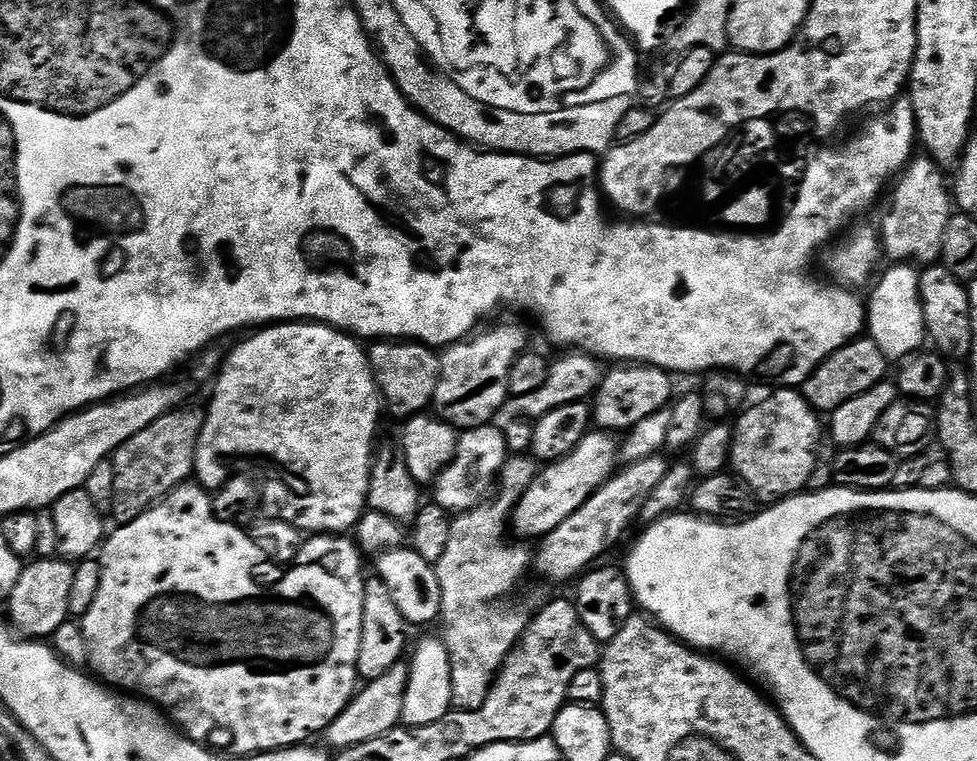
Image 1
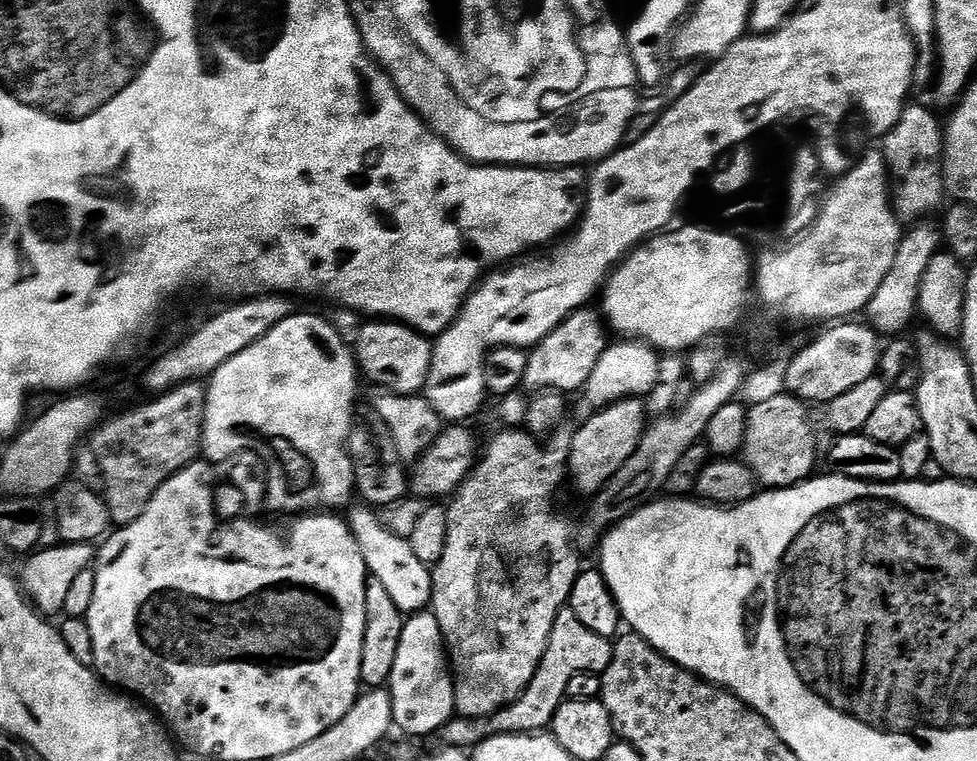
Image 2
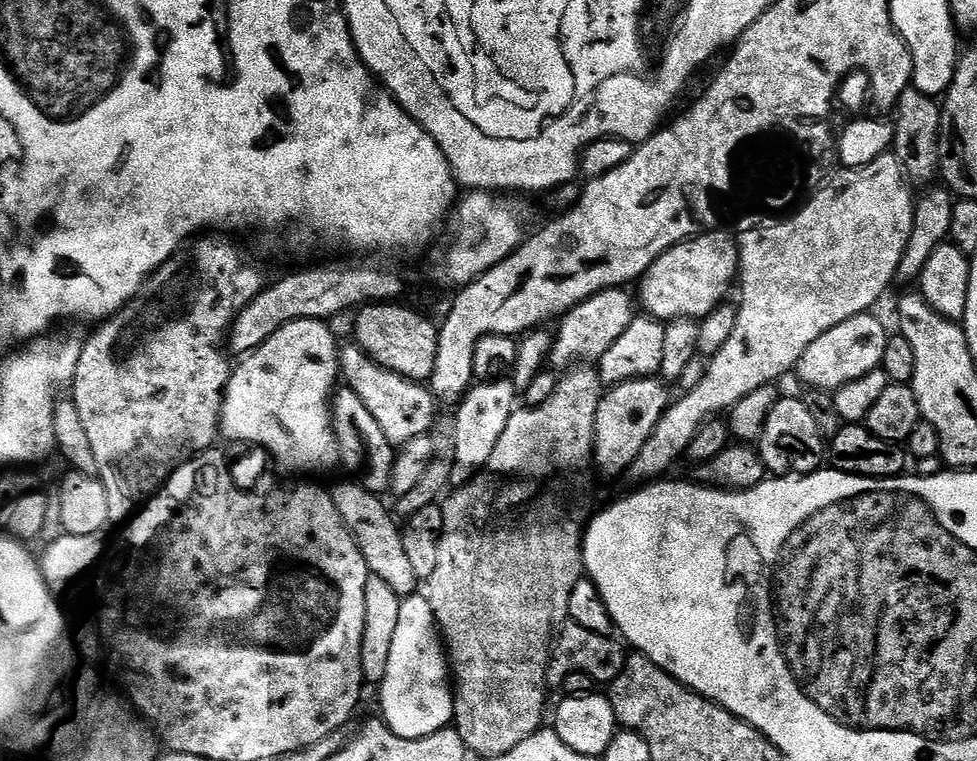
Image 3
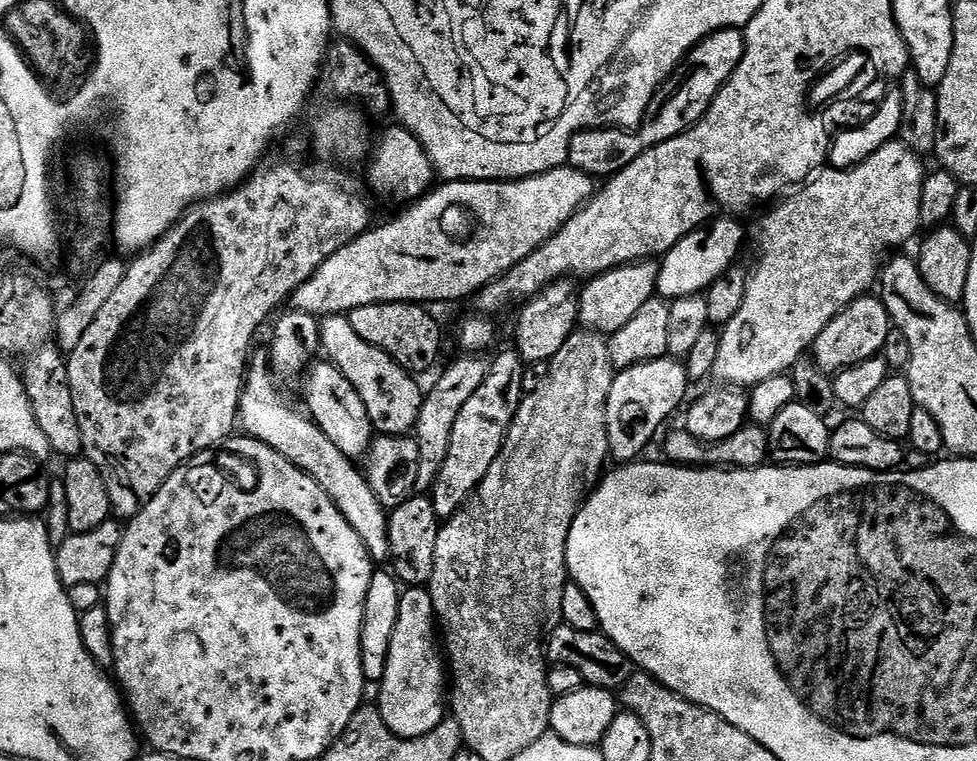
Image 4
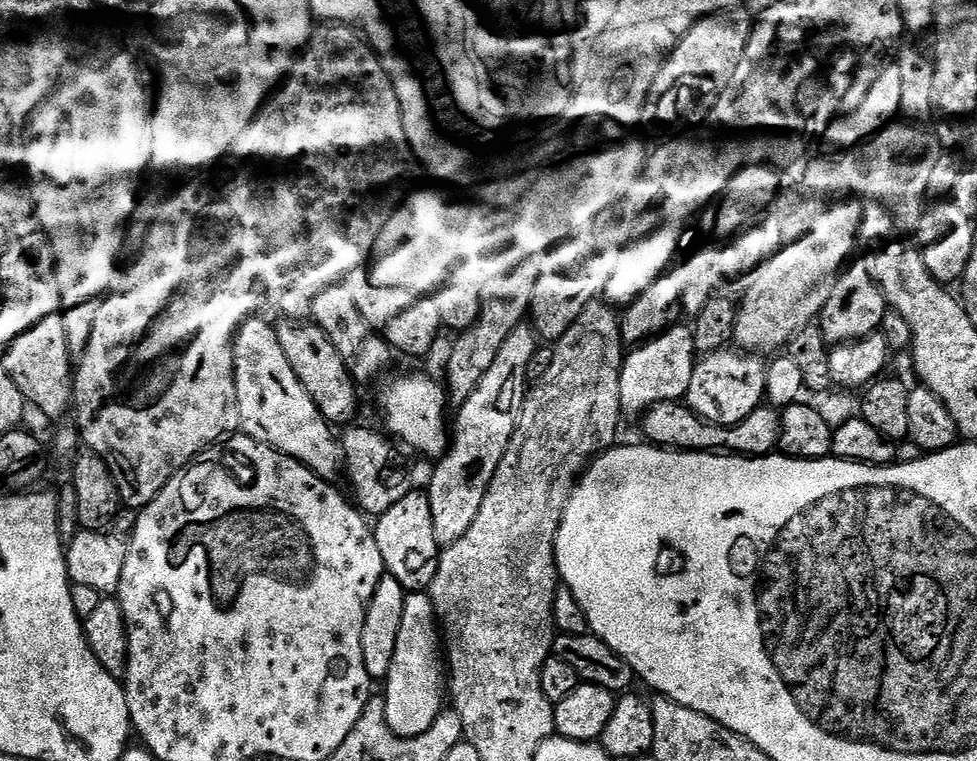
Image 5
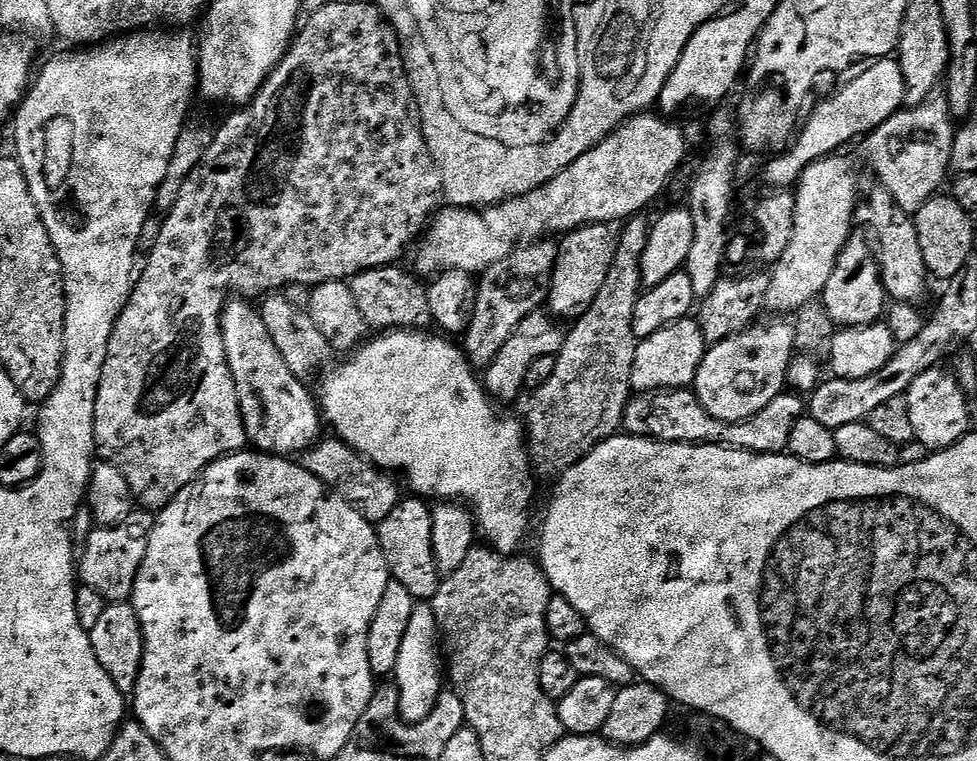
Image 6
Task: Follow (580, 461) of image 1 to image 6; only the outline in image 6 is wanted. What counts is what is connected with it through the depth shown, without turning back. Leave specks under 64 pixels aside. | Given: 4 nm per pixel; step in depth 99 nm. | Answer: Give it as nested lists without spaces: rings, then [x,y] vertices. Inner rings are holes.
[[[685,318],[658,330],[658,334],[650,334],[650,338],[639,341],[634,354],[634,366],[632,367],[632,387],[637,393],[654,392],[657,390],[671,390],[674,388],[688,388],[695,385],[696,371],[702,362],[706,345],[702,338],[700,321],[696,318]]]

